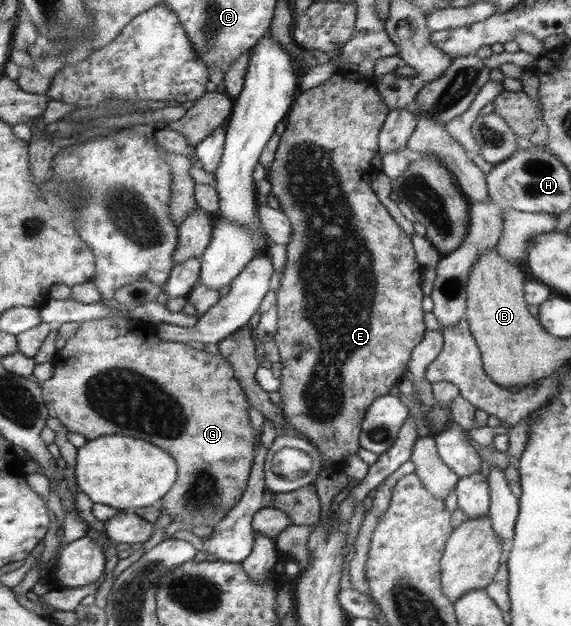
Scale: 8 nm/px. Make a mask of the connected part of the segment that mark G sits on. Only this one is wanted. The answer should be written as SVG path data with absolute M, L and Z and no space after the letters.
M104 316L104 318L94 319L92 321L82 322L80 330L76 332L76 336L67 340L67 344L60 350L58 355L68 363L68 365L56 365L56 373L54 379L50 381L38 381L33 375L30 381L35 381L42 385L43 395L48 407L49 415L56 418L72 433L80 433L89 441L99 439L106 435L130 435L130 437L138 437L144 441L154 441L154 445L162 445L162 449L174 457L174 463L178 466L178 477L174 481L173 488L162 497L162 506L160 513L167 513L171 516L171 521L180 523L180 530L184 529L192 531L192 527L206 525L206 527L214 527L222 516L231 510L231 508L241 499L243 490L250 473L250 461L252 461L252 441L254 440L254 431L248 423L248 403L247 397L244 397L242 386L235 379L233 367L229 361L218 355L210 355L204 350L196 350L188 346L186 342L166 341L162 337L158 337L155 333L153 325L143 323L132 318L116 318L116 316Z

